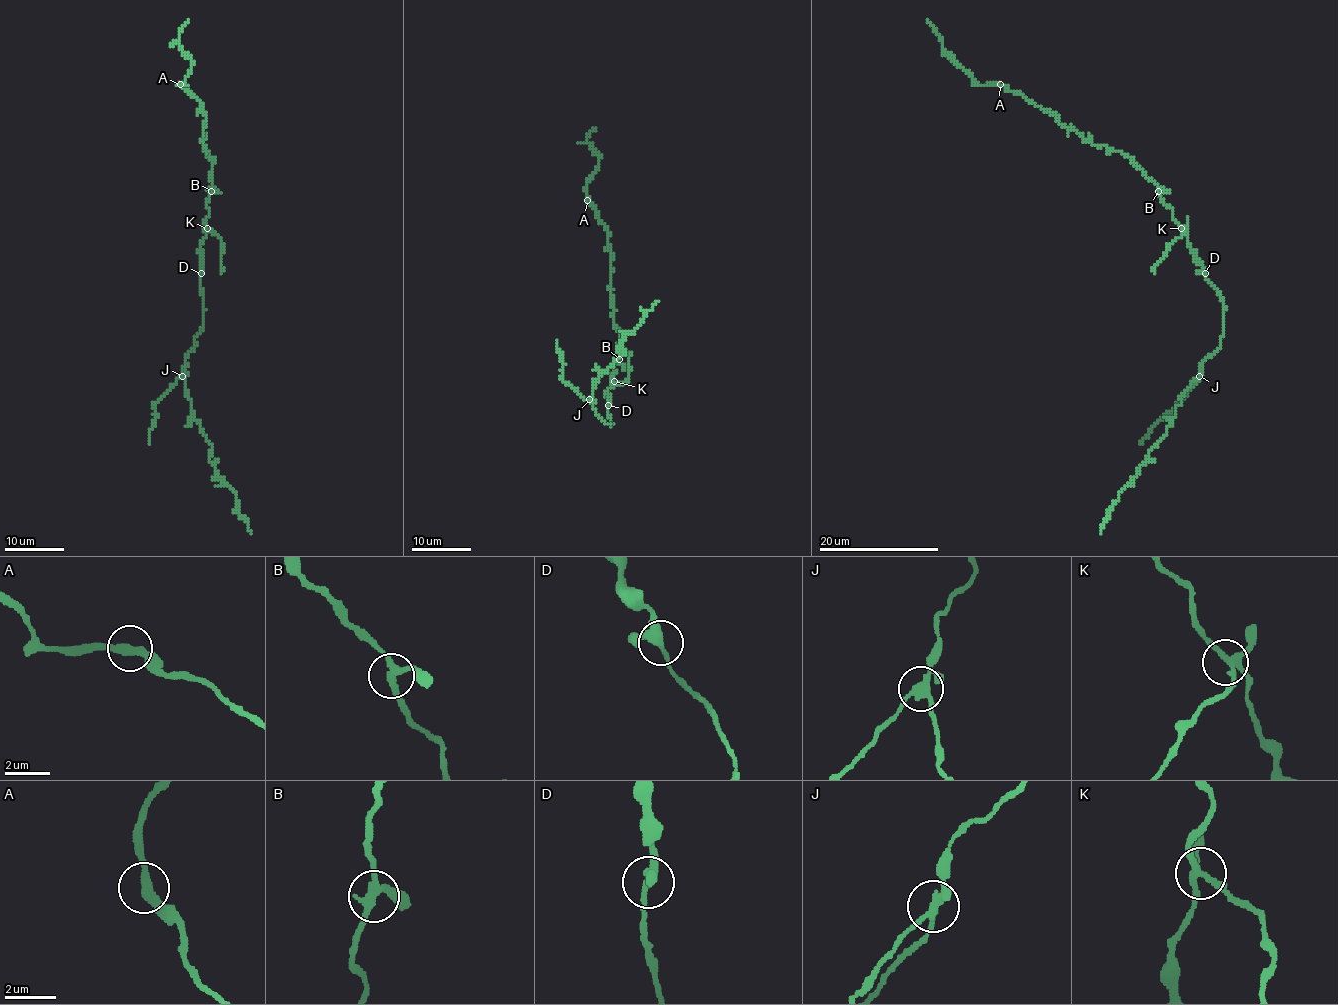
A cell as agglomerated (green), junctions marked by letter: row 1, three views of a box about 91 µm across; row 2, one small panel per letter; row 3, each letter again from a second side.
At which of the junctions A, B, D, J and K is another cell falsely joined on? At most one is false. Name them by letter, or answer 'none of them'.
J

